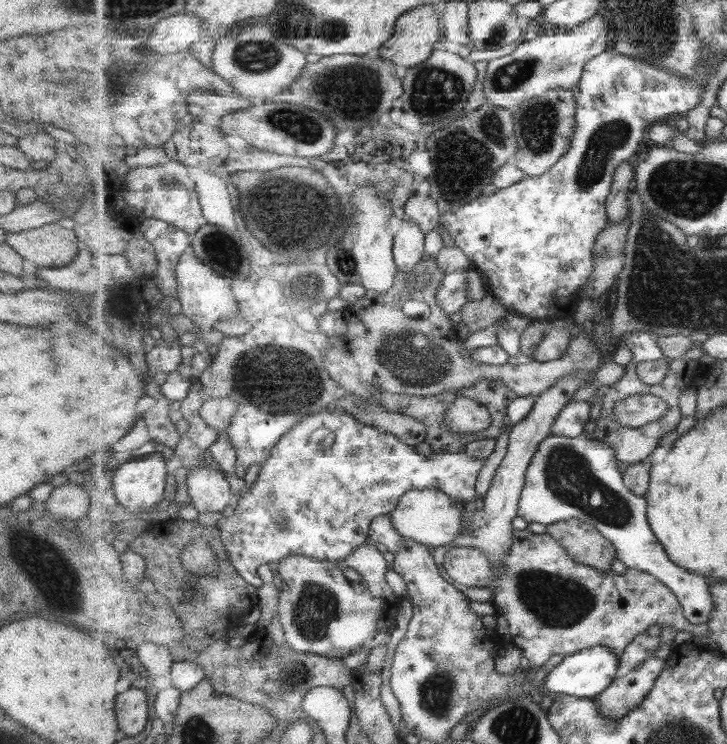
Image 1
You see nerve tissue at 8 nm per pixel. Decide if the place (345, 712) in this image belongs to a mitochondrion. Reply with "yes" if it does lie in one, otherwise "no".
no

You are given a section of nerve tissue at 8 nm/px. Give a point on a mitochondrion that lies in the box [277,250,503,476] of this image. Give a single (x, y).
(416, 355)

